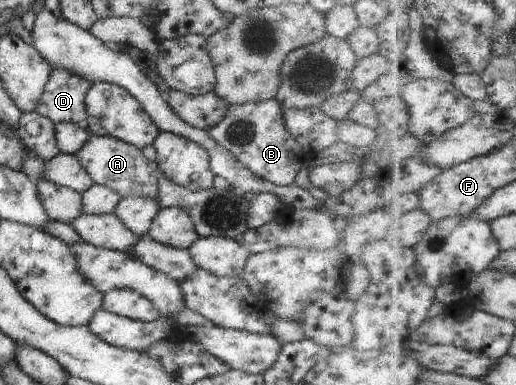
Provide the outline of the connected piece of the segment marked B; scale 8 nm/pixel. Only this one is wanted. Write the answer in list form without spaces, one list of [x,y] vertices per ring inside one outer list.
[[[277,99],[261,102],[229,104],[223,120],[208,130],[209,136],[237,157],[245,168],[276,185],[295,182],[297,173],[304,167],[302,146],[287,132],[283,122],[281,104]]]

